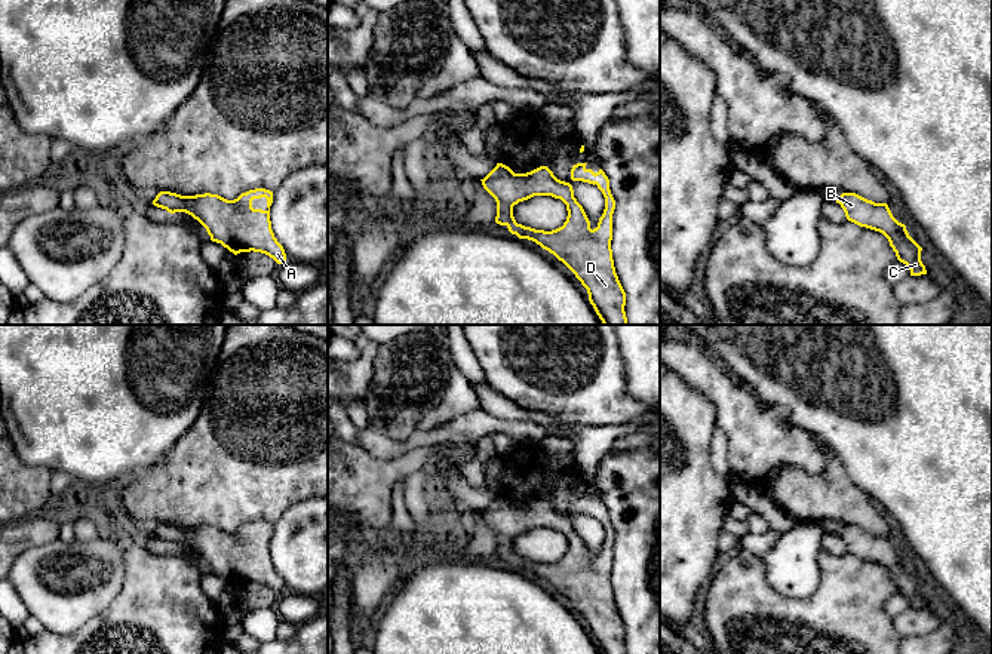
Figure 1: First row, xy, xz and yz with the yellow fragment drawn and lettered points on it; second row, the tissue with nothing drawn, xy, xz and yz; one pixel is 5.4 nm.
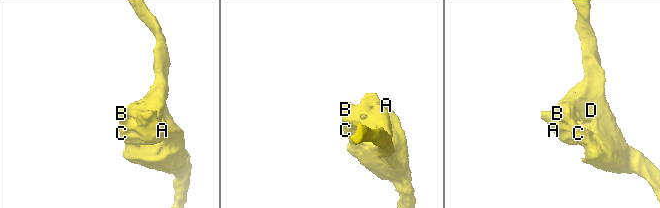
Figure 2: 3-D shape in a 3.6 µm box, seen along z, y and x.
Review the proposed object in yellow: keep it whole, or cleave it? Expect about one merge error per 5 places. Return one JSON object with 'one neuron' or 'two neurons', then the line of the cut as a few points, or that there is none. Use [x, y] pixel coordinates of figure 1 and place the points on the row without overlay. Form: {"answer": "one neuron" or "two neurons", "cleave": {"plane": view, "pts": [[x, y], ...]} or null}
{"answer": "one neuron", "cleave": null}

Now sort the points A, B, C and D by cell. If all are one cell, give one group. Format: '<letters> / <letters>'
A B C D

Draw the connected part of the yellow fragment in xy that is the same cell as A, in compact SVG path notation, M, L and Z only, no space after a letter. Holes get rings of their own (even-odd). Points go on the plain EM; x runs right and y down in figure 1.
M265 521L249 522L234 532L211 525L181 528L171 523L160 523L153 532L154 538L171 546L191 547L206 561L212 574L221 575L234 587L254 583L282 596L286 586L271 562L271 535L273 523ZM261 529L267 531L267 543L252 540L252 532Z

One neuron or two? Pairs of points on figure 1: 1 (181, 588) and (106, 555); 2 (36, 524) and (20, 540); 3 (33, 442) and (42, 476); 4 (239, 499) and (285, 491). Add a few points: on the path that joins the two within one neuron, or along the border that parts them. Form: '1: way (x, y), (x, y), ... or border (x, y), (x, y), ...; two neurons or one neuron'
1: border (126, 540), (123, 550), (123, 586), (116, 598); two neurons
2: way (31, 528), (24, 536); one neuron
3: border (15, 451), (27, 464), (42, 464), (51, 472); two neurons
4: way (251, 491), (273, 491); one neuron

